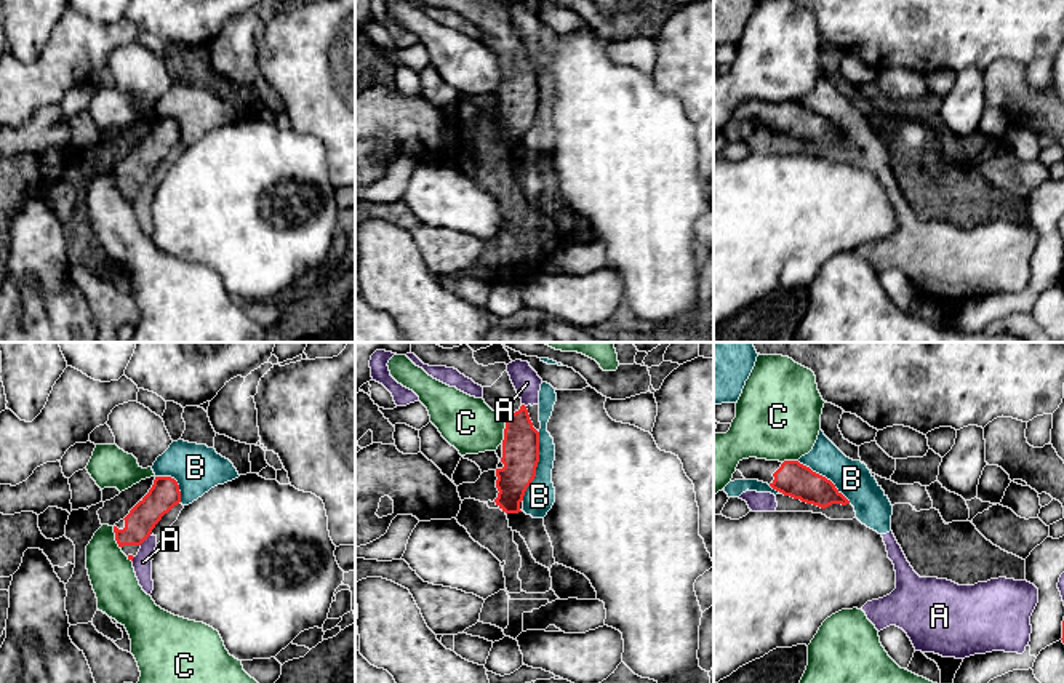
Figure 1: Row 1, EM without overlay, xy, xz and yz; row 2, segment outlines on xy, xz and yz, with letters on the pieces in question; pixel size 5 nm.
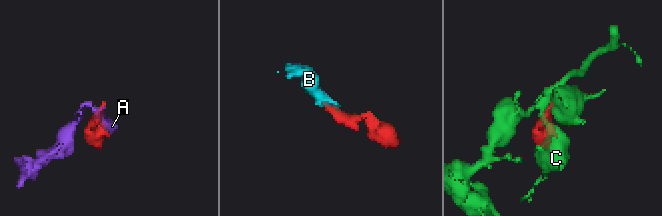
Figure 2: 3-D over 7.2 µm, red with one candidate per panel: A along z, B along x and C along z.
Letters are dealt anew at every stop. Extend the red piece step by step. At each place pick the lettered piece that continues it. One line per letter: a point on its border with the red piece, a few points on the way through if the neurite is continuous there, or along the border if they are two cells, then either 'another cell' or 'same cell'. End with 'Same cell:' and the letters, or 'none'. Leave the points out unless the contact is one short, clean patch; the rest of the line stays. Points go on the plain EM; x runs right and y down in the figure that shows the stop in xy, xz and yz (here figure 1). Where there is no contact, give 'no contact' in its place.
A: xy (144, 181) | another cell
B: xz (536, 107) | another cell
C: xz (504, 72) | another cell
Same cell: none

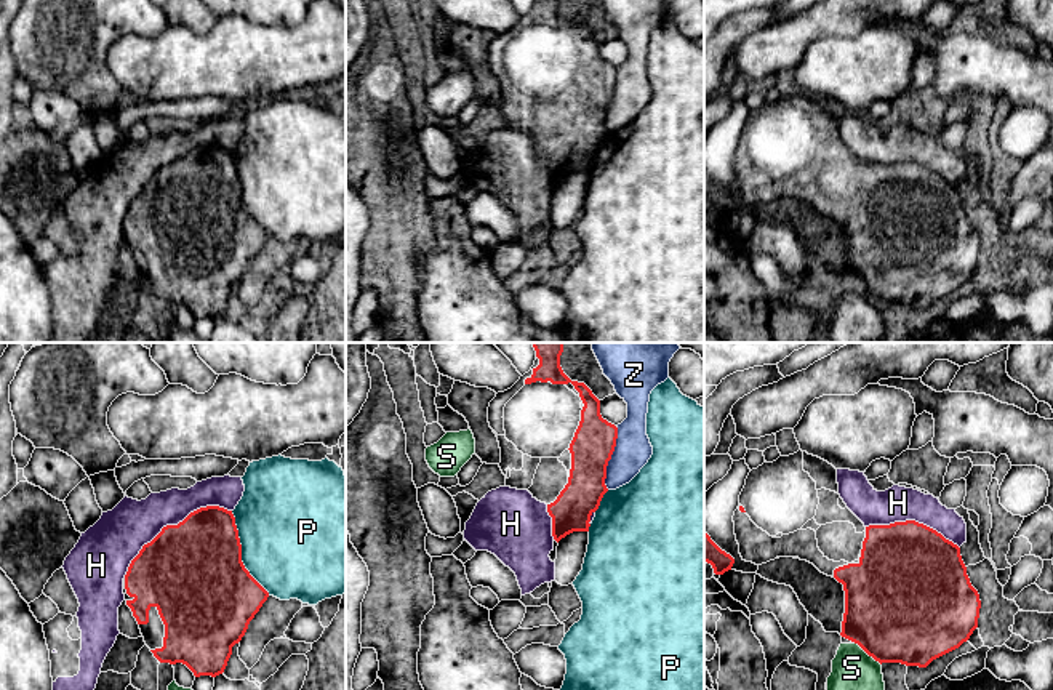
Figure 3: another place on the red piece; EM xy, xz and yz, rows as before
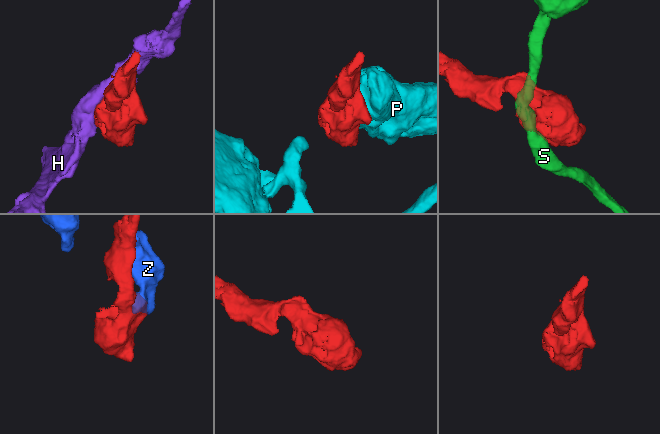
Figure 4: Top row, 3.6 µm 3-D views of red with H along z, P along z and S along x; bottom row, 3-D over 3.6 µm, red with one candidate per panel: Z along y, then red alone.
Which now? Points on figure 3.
H: xy (172, 167) | another cell
P: xy (240, 194) | another cell
S: yz (868, 295) | another cell
Z: xz (610, 100) | another cell
Same cell: none

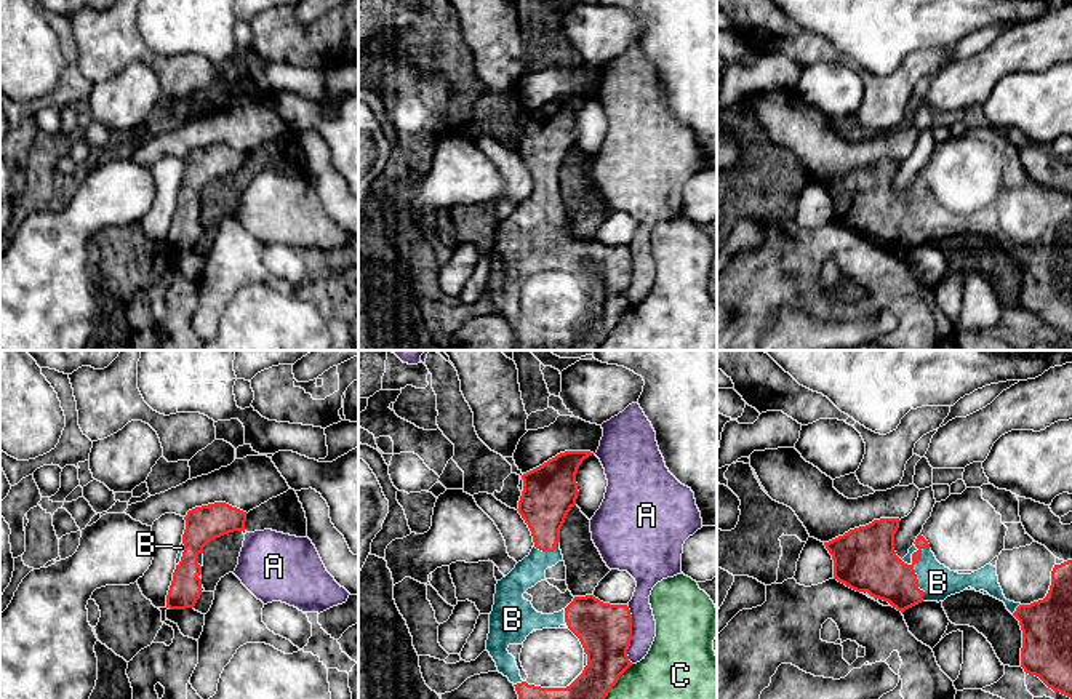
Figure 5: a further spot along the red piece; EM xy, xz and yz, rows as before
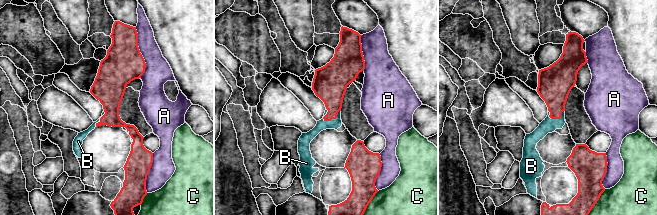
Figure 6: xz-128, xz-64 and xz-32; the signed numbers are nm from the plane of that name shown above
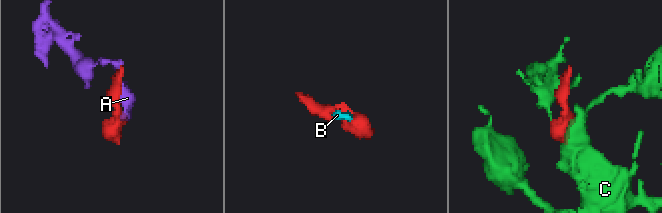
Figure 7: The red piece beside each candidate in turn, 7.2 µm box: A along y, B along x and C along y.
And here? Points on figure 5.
A: xz (631, 275) | another cell
B: yz (914, 213) | same cell
C: xz (613, 327) | another cell
Same cell: B

